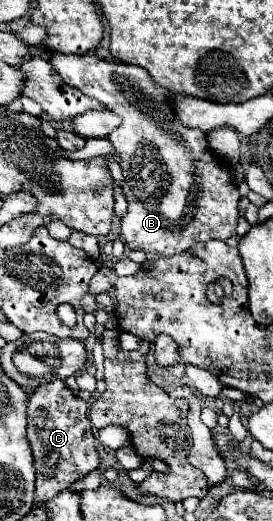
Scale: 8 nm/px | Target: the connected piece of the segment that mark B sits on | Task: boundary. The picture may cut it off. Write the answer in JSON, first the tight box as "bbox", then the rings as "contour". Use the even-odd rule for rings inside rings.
{"bbox":[50,52,240,256],"contour":[[[94,52],[82,56],[54,54],[50,64],[70,86],[82,90],[90,98],[96,98],[98,102],[102,102],[110,110],[116,110],[122,116],[120,128],[116,128],[108,136],[108,140],[114,146],[114,152],[118,154],[124,172],[122,188],[128,200],[128,212],[122,218],[122,236],[130,250],[142,250],[150,256],[174,256],[188,250],[196,242],[226,240],[230,236],[236,236],[236,204],[240,200],[240,192],[232,180],[232,170],[228,166],[222,166],[220,158],[210,150],[206,132],[198,128],[188,128],[180,122],[172,106],[170,92],[156,84],[150,72],[140,66],[102,60]]]}

